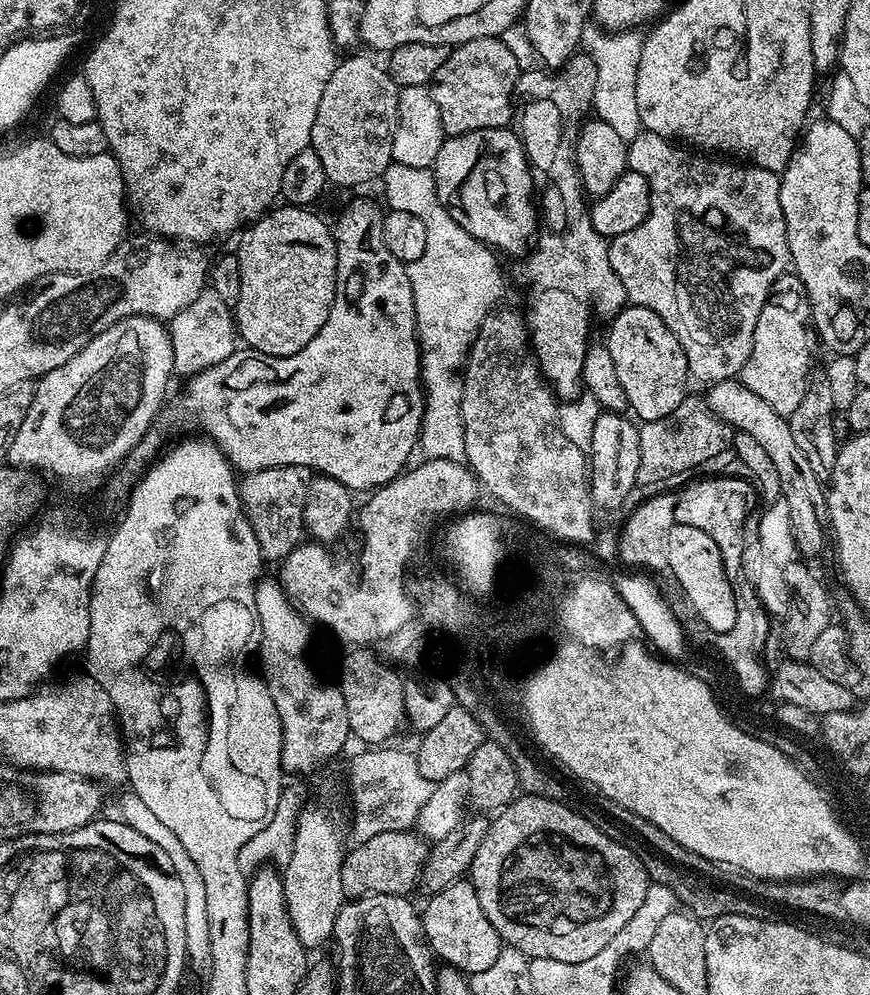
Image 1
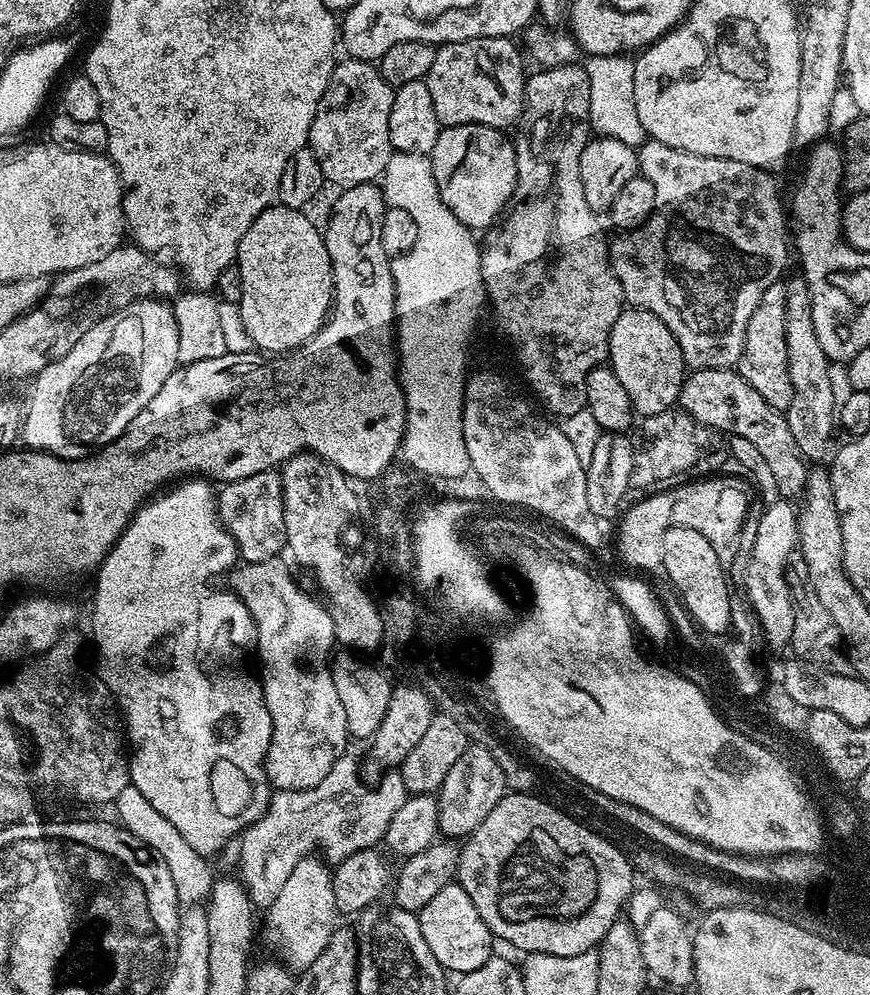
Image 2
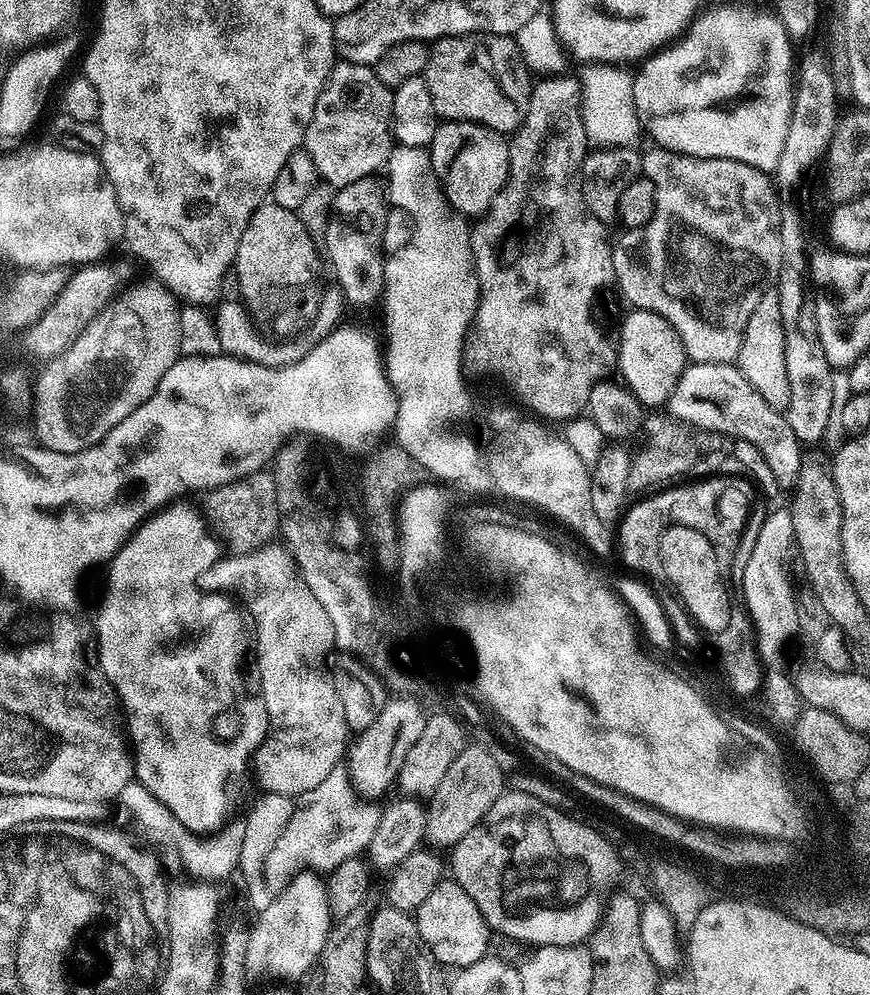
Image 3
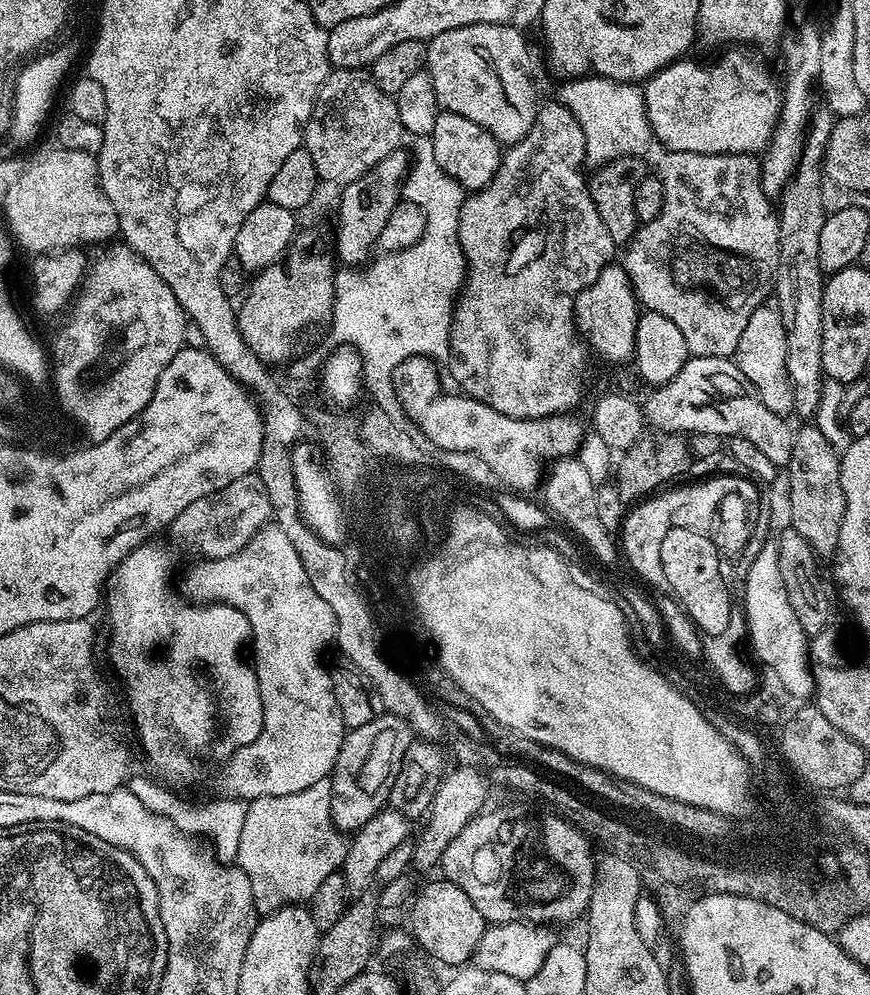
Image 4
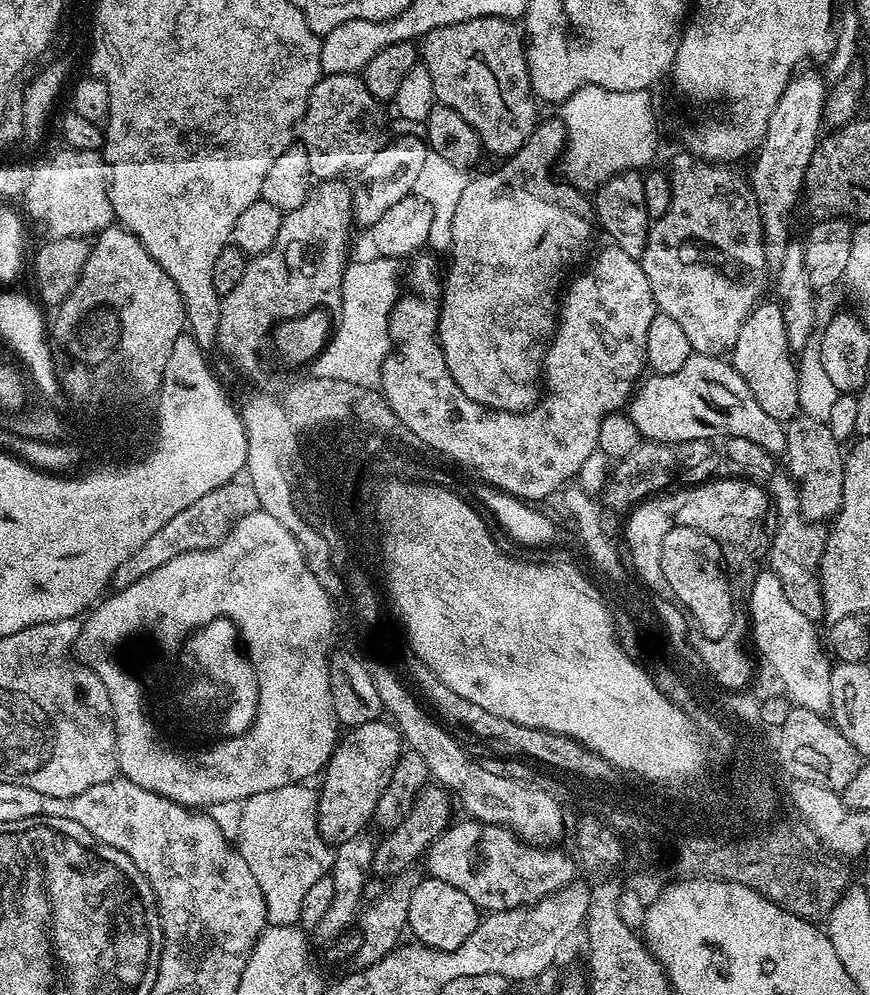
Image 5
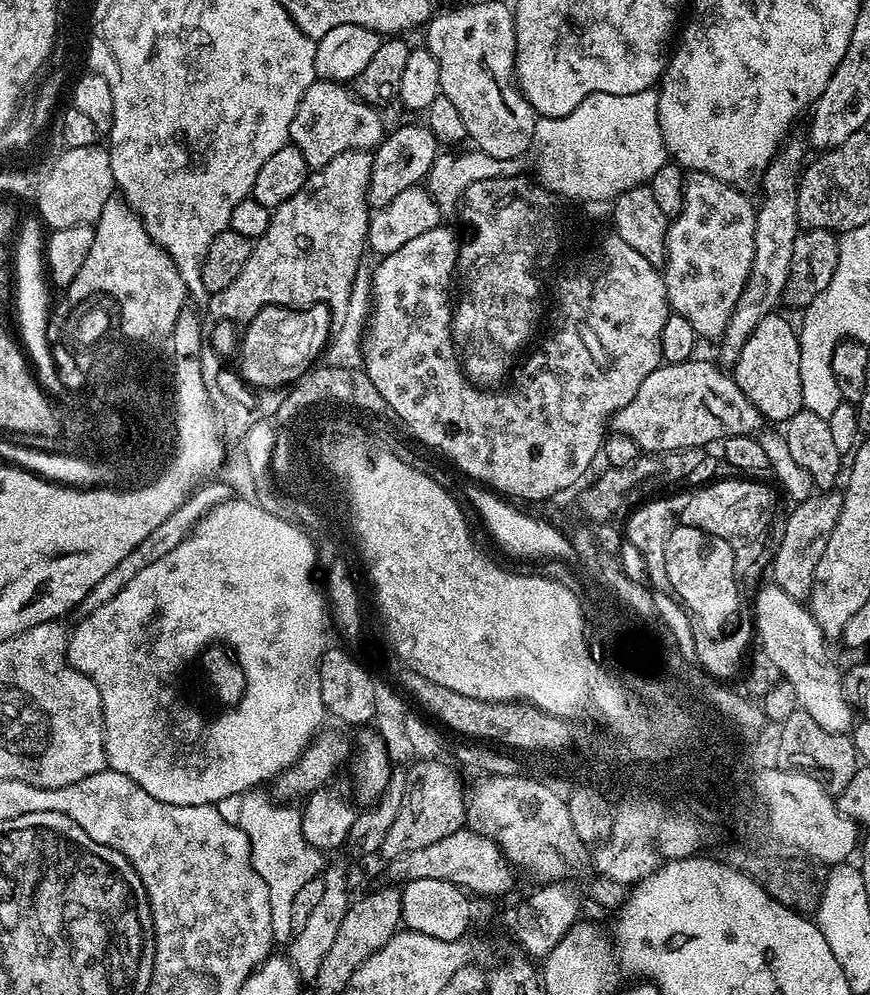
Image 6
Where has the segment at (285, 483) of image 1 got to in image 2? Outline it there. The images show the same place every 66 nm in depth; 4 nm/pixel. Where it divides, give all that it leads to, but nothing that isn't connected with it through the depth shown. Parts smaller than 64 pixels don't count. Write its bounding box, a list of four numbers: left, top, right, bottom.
[222,472,286,561]

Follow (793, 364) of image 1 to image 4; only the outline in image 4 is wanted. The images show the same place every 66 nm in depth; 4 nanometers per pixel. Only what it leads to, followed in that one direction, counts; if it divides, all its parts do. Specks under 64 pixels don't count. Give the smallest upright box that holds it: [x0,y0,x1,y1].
[734,303,794,417]

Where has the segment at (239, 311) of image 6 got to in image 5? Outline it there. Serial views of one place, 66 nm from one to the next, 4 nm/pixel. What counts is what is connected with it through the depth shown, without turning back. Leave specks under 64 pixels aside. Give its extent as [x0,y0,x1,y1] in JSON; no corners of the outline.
[218,178,354,368]

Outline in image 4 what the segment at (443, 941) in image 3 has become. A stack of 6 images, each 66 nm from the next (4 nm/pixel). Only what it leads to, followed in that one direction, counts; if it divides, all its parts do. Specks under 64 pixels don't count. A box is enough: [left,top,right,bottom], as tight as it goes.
[410,878,486,966]

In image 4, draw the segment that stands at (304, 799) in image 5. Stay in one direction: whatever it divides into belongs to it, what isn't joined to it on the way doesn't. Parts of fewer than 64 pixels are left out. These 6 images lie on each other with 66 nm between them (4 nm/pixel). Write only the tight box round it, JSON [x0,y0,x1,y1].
[235,779,349,914]

